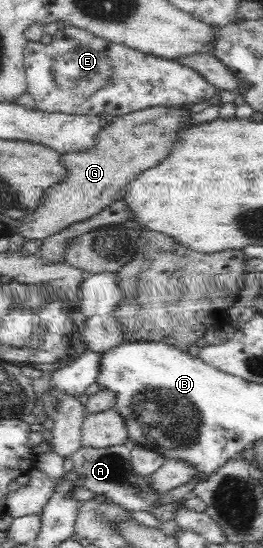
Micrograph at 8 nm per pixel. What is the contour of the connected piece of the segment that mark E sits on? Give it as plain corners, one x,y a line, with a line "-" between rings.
69,24
64,25
64,28
60,26
56,35
53,36
51,44
44,46
40,42
28,42
26,49
24,50
24,65
25,74
27,77
27,92
32,96
35,102
35,108
41,110
42,112
61,112
62,114
78,114
78,115
100,115
107,117
118,117
126,113
132,113
146,108
164,106
168,108
190,108
193,104
198,104
202,100
209,100
217,94
218,91
214,85
208,83
208,80
202,78
200,74
182,64
174,59
164,59
158,56
148,55
144,52
139,52
124,46
122,44
112,43
108,40
100,39
98,36
92,35
92,33
84,30
78,29

